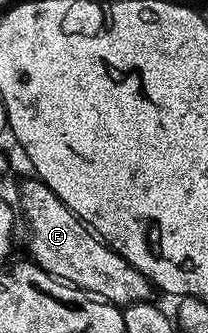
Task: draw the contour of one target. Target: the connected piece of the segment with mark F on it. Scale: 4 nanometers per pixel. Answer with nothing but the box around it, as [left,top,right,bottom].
[19,181,153,308]

